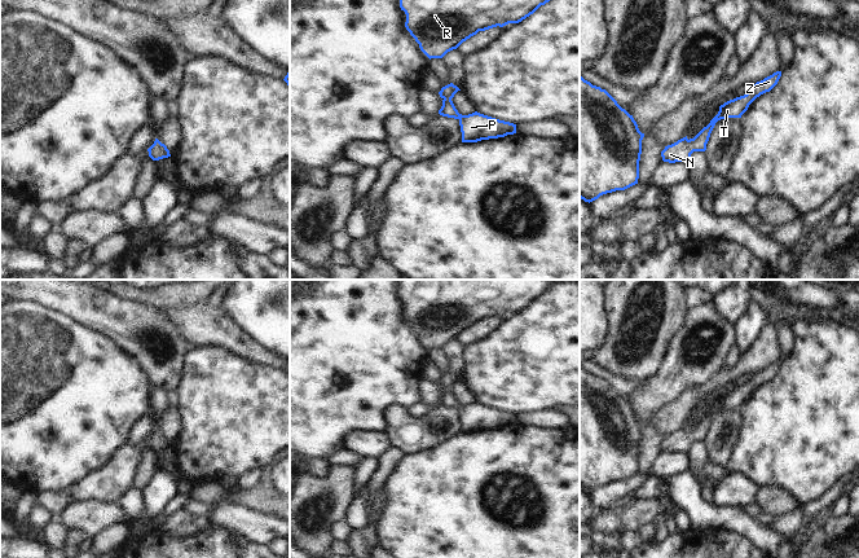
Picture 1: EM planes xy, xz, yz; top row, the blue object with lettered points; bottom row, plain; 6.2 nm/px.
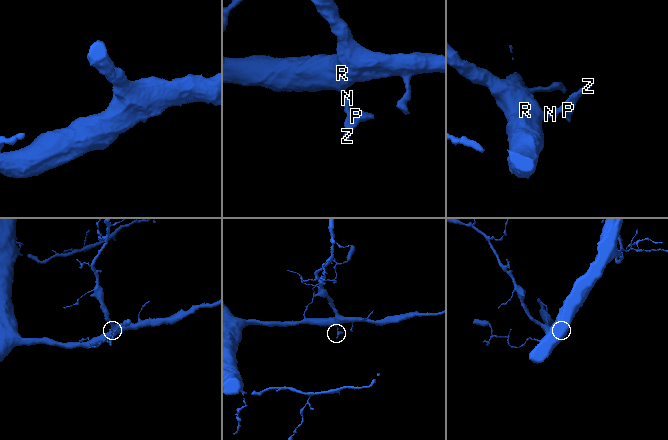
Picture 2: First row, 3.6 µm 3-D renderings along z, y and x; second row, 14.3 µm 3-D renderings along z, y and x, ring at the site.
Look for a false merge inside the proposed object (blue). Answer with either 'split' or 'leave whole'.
leave whole

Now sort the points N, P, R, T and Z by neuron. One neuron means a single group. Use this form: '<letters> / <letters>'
N P R T Z

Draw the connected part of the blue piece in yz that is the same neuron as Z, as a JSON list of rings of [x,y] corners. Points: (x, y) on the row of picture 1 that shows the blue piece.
[[[776,71],[763,80],[753,84],[752,89],[746,95],[736,97],[721,105],[718,114],[693,139],[688,140],[686,136],[677,142],[665,146],[665,149],[661,151],[662,161],[669,163],[688,163],[693,151],[705,151],[706,144],[715,123],[726,118],[741,118],[741,115],[748,110],[749,105],[757,97],[766,92],[770,92],[777,84],[780,76],[781,71]]]

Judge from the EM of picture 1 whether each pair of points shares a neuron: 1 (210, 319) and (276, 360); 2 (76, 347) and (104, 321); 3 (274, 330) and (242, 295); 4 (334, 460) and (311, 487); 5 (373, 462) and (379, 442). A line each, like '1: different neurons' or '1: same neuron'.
1: same neuron
2: different neurons
3: same neuron
4: different neurons
5: different neurons

